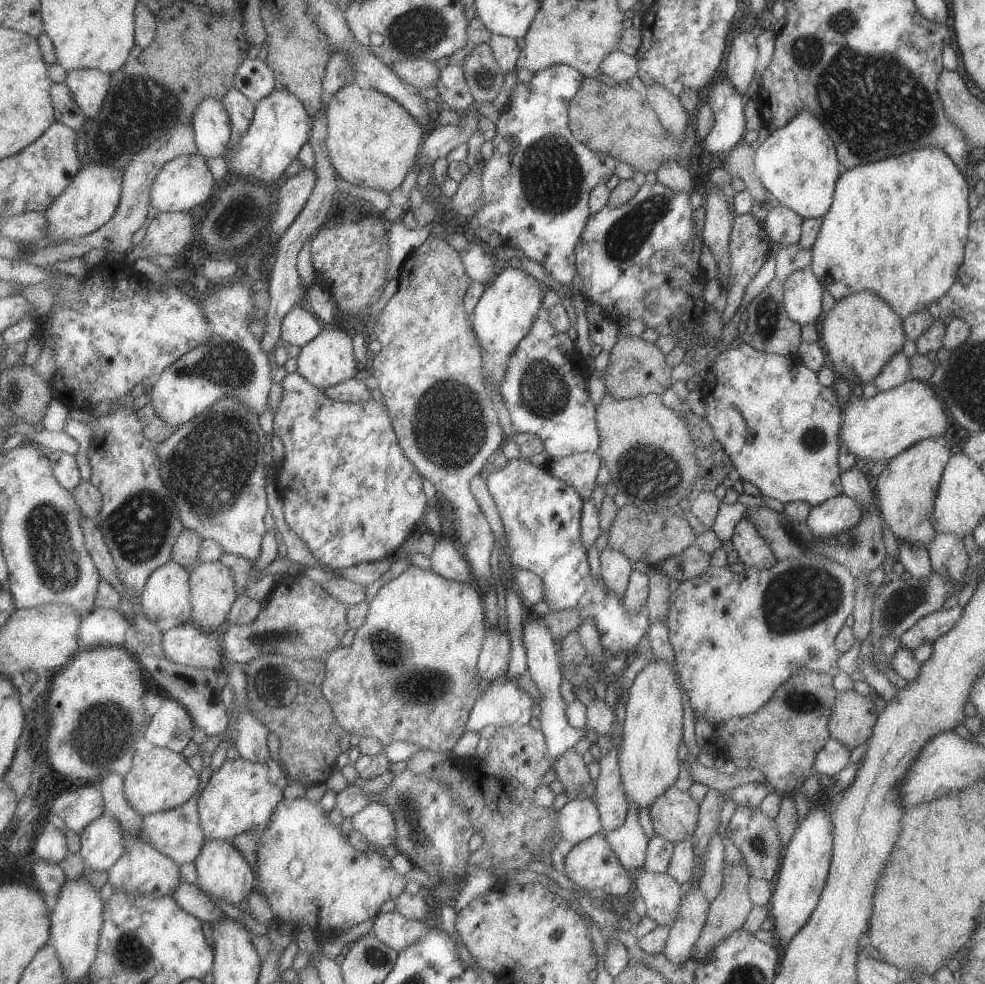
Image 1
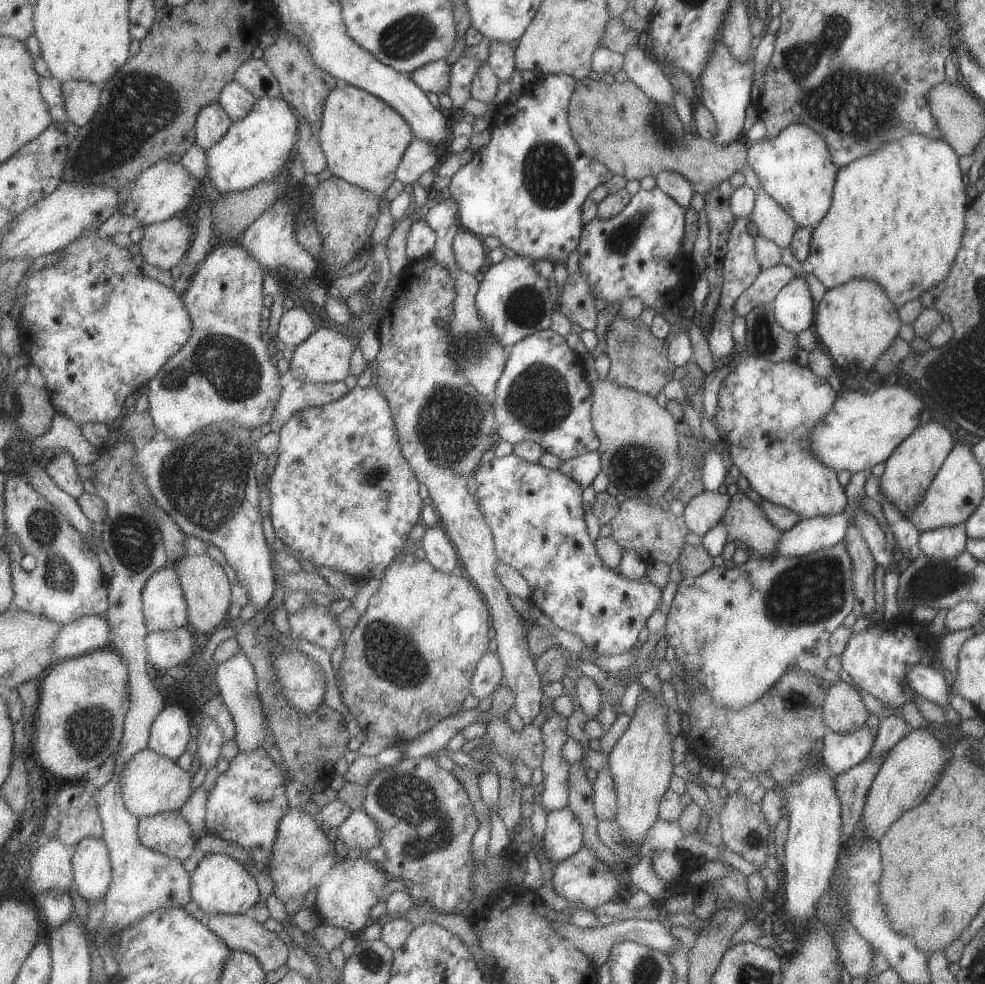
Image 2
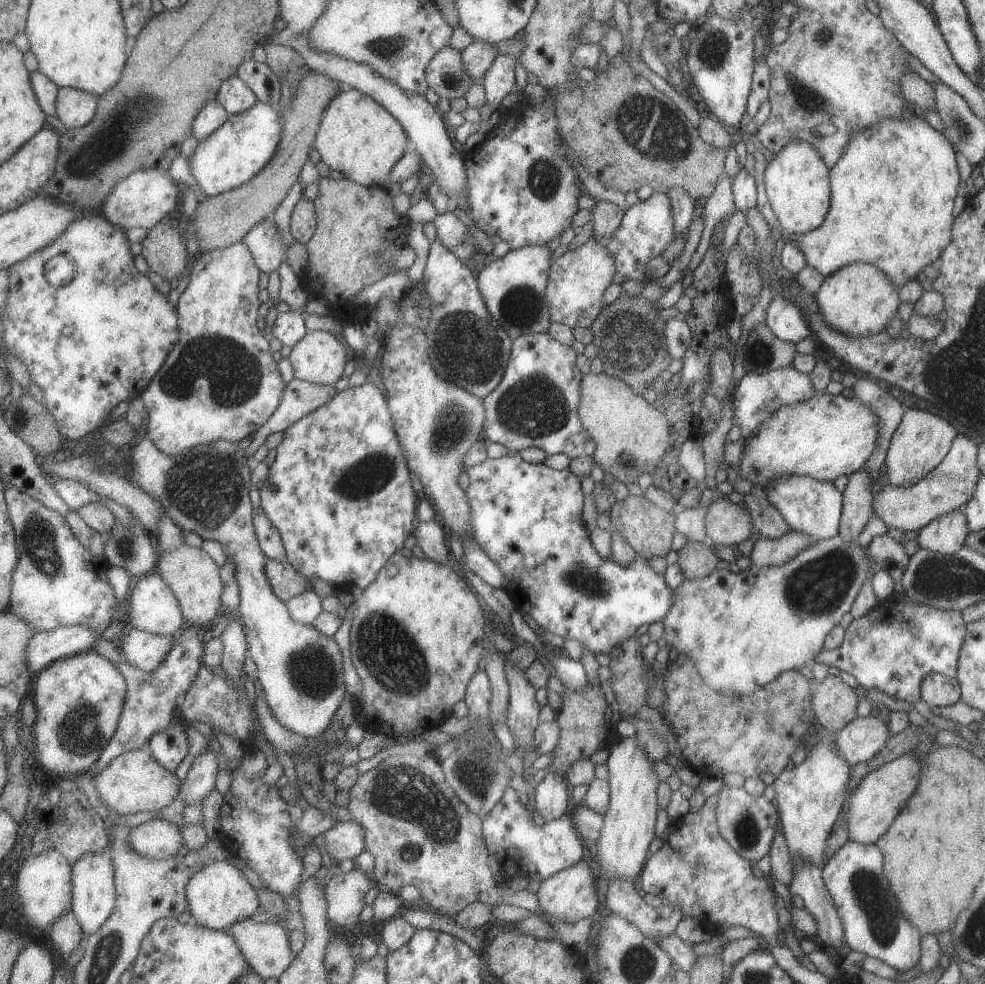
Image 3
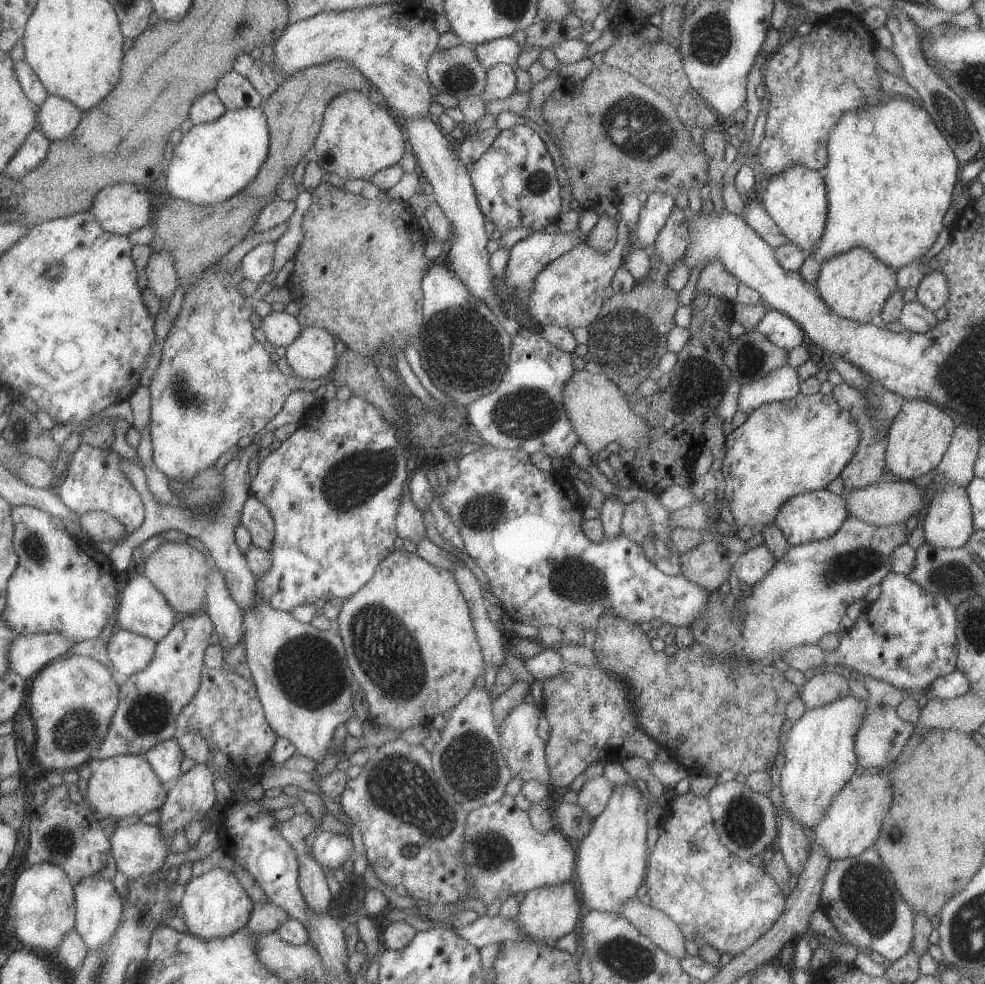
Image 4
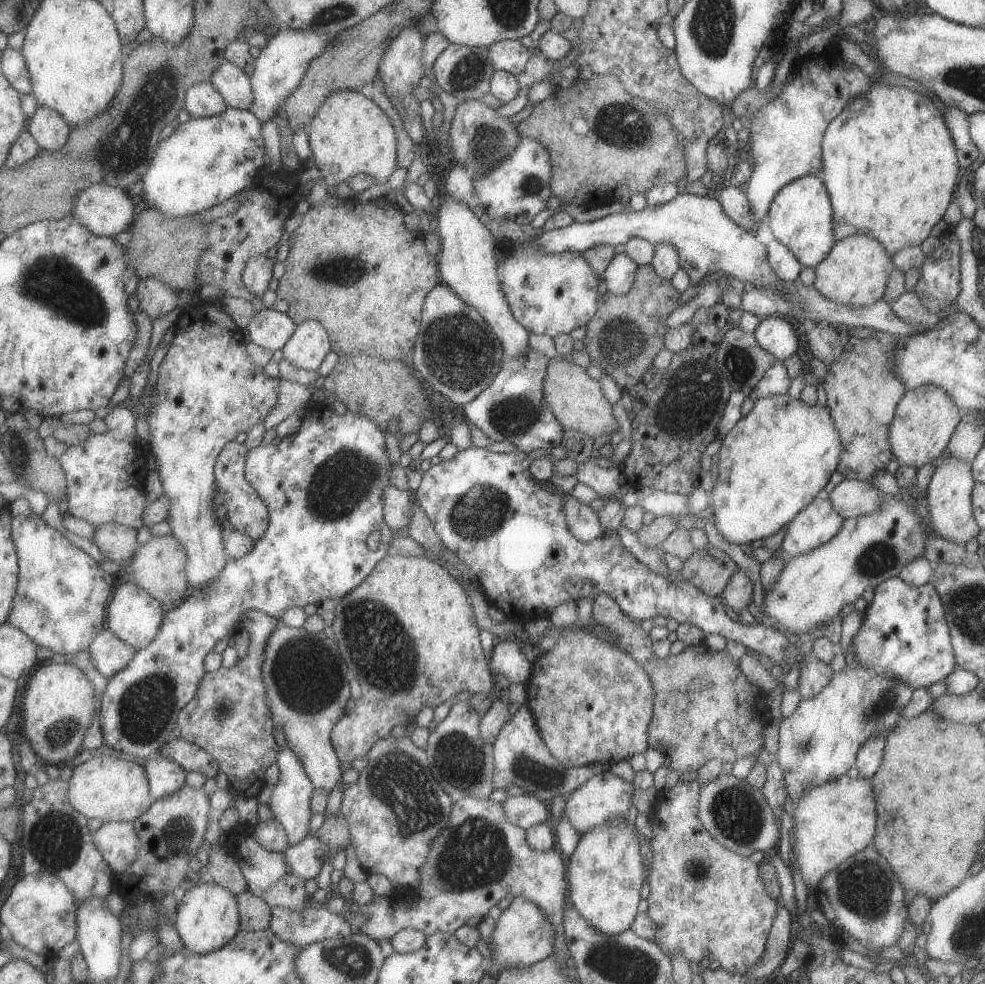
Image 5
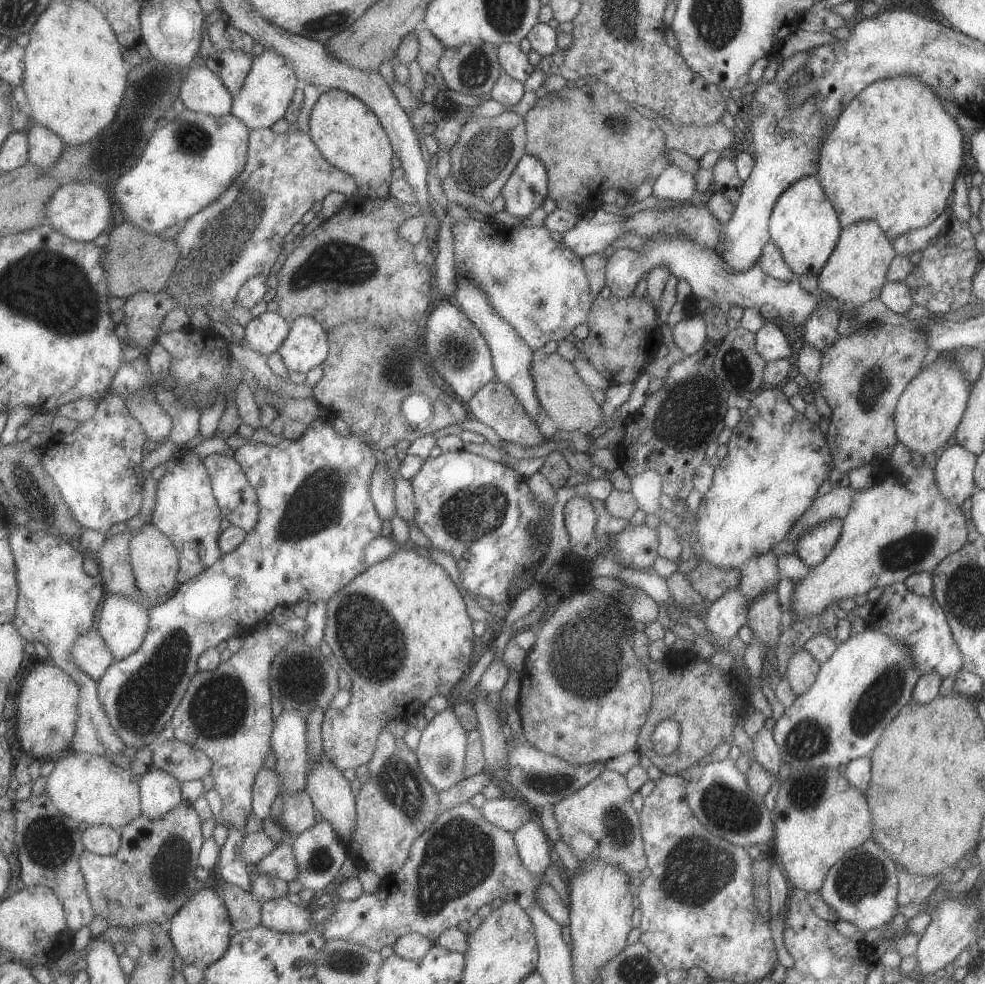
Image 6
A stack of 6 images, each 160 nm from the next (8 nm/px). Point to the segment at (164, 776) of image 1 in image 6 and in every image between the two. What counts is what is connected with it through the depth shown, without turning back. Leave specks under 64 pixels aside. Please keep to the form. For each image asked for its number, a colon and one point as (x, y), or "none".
2: (152, 783)
3: (135, 782)
4: (124, 785)
5: (109, 788)
6: (90, 788)

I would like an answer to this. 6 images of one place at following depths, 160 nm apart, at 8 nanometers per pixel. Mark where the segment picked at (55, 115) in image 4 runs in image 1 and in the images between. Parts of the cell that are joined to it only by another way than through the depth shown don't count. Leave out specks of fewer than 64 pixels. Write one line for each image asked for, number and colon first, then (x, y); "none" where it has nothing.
1: (90, 87)
2: (83, 99)
3: (76, 108)

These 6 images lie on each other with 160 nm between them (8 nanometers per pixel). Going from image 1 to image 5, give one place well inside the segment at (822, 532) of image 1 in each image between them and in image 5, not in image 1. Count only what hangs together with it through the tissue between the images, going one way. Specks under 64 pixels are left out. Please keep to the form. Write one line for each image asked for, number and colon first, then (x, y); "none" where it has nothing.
2: (808, 535)
3: (765, 552)
4: (749, 567)
5: (737, 594)

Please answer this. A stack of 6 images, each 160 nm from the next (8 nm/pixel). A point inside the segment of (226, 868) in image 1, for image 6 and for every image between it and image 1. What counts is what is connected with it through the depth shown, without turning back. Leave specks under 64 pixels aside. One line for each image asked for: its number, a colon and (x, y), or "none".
2: (220, 883)
3: (220, 895)
4: (215, 905)
5: (208, 918)
6: (202, 930)

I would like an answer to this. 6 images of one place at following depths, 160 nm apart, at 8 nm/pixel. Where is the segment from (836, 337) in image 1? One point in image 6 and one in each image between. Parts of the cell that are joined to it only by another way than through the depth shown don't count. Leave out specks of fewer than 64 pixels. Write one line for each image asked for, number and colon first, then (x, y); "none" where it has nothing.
2: (856, 322)
3: (858, 300)
4: (855, 285)
5: (855, 272)
6: (855, 271)

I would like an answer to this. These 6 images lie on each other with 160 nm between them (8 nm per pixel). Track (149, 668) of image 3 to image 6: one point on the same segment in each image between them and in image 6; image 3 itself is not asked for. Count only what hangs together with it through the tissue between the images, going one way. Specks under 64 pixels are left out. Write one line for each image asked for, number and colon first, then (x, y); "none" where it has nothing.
4: (130, 652)
5: (110, 654)
6: (92, 653)

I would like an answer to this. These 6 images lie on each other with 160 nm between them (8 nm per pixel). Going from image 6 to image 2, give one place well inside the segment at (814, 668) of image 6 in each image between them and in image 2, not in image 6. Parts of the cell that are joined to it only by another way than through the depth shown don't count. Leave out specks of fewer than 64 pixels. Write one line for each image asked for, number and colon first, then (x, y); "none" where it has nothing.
2: (843, 712)
3: (833, 702)
4: (826, 686)
5: (813, 674)

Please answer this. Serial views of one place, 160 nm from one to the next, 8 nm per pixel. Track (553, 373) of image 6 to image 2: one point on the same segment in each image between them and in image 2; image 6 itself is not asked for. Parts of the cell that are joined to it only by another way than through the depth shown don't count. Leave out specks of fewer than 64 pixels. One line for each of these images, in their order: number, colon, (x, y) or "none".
2: (638, 438)
3: (631, 435)
4: (598, 410)
5: (576, 401)

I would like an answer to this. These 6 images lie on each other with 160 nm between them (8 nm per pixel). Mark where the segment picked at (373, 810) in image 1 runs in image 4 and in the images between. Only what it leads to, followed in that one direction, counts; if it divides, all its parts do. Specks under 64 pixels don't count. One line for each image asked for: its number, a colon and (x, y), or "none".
2: (360, 830)
3: (347, 839)
4: (331, 849)

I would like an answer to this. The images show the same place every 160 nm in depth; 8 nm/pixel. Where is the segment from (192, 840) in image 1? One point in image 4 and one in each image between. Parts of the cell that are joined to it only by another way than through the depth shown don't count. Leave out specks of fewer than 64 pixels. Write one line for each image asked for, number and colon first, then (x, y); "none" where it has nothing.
2: (170, 833)
3: (159, 839)
4: (141, 849)

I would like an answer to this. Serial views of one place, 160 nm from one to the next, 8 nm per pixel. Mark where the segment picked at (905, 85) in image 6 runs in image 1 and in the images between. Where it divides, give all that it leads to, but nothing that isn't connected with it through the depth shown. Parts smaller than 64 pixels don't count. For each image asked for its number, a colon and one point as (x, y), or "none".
1: (897, 228)
2: (897, 216)
3: (891, 191)
4: (889, 176)
5: (889, 167)

